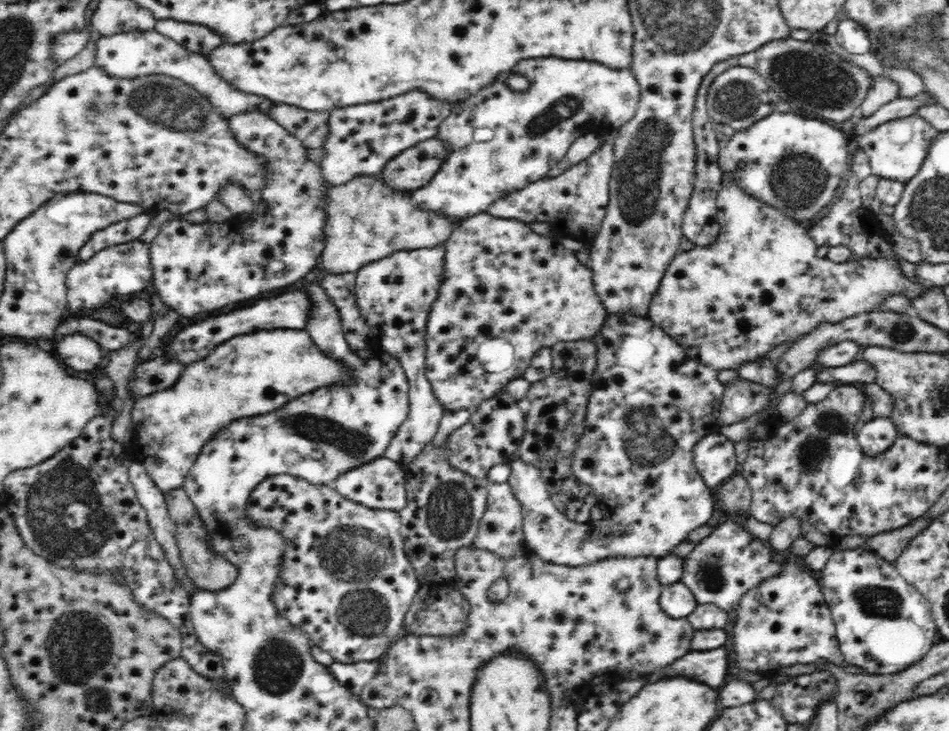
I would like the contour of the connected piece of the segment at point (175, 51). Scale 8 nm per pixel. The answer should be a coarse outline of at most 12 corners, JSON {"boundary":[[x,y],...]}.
{"boundary":[[155,29],[104,35],[108,76],[174,77],[228,120],[274,104],[238,91],[206,56]]}

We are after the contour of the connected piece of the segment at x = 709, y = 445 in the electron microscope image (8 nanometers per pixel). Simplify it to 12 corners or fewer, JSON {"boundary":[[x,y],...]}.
{"boundary":[[716,432],[693,450],[698,474],[713,491],[738,474],[734,444]]}

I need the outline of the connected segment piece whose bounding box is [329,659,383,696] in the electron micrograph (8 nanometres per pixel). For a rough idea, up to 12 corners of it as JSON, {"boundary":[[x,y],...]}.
{"boundary":[[334,661],[330,672],[350,692],[382,672],[383,661]]}

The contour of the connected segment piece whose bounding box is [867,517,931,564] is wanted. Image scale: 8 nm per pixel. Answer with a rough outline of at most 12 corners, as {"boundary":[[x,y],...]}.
{"boundary":[[920,517],[867,540],[867,548],[894,564],[928,526]]}

